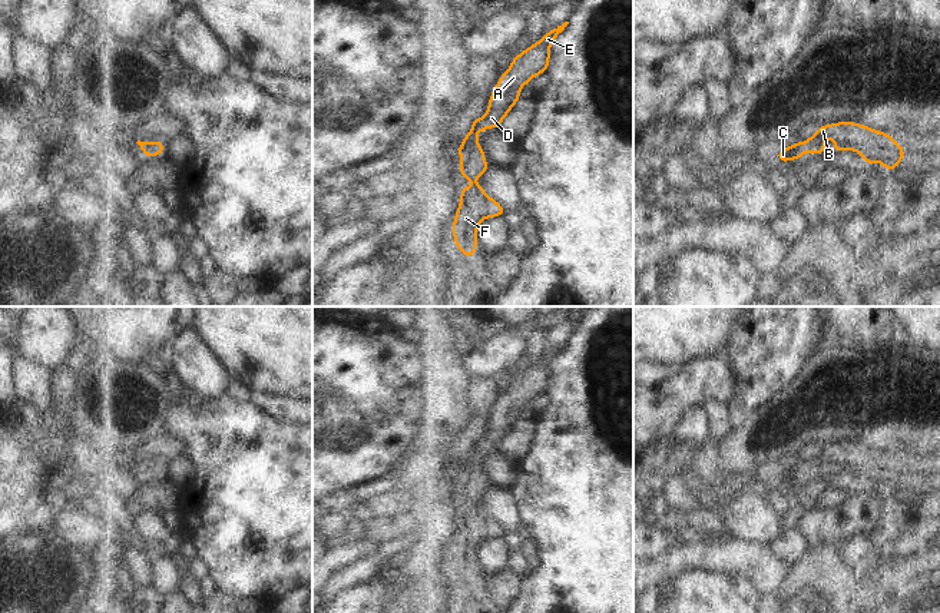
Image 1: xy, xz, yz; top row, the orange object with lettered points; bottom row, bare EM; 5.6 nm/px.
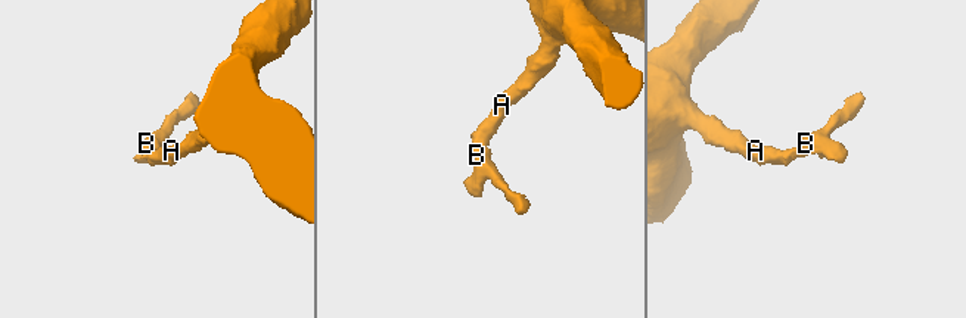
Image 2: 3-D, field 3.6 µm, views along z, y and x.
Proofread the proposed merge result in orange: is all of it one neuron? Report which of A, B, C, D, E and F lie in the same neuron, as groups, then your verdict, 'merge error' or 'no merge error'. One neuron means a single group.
A B C D E F; no merge error

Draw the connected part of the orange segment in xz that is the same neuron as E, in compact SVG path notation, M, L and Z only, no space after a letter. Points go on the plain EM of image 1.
M569 342L545 354L537 364L530 365L510 381L509 390L502 394L490 414L486 435L471 443L471 451L464 455L463 464L457 467L461 478L459 491L466 501L477 501L486 496L489 486L484 481L486 473L479 464L477 454L491 448L499 450L500 444L520 421L520 411L530 401L549 390L550 368L553 361L565 351Z

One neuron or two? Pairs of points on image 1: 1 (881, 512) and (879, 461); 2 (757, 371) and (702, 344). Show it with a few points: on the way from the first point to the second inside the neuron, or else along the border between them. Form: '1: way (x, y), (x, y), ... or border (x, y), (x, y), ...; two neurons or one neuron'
1: border (866, 484), (879, 483), (893, 491); two neurons
2: border (735, 322), (721, 354); two neurons

